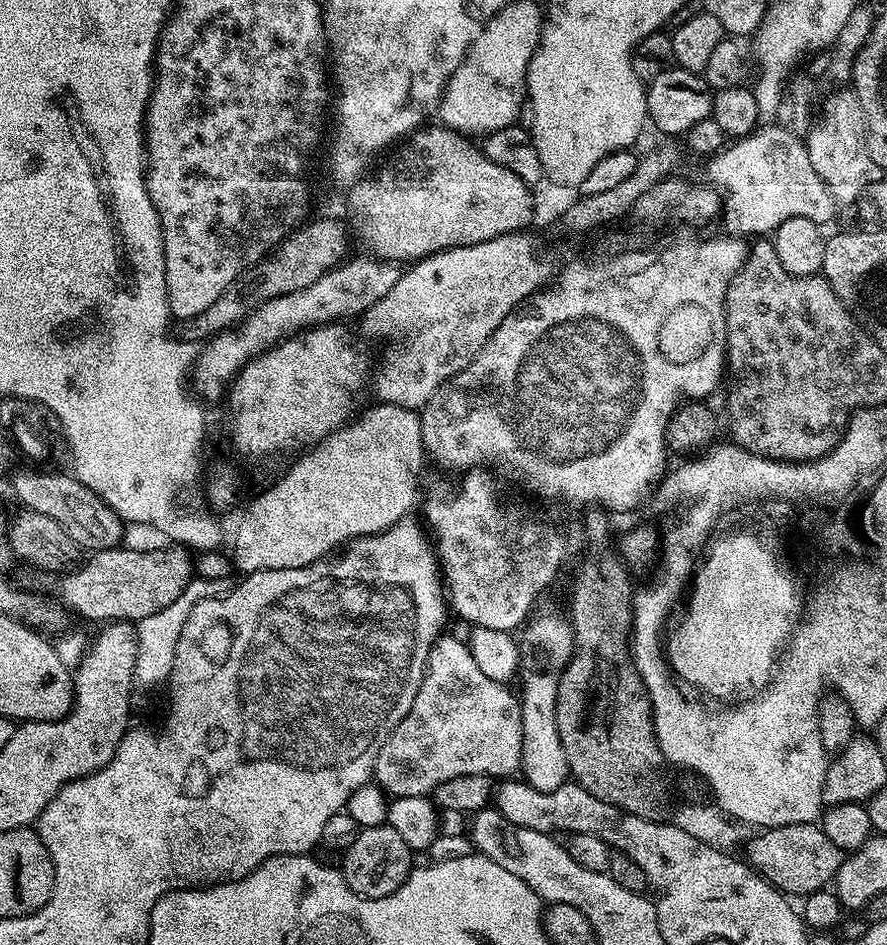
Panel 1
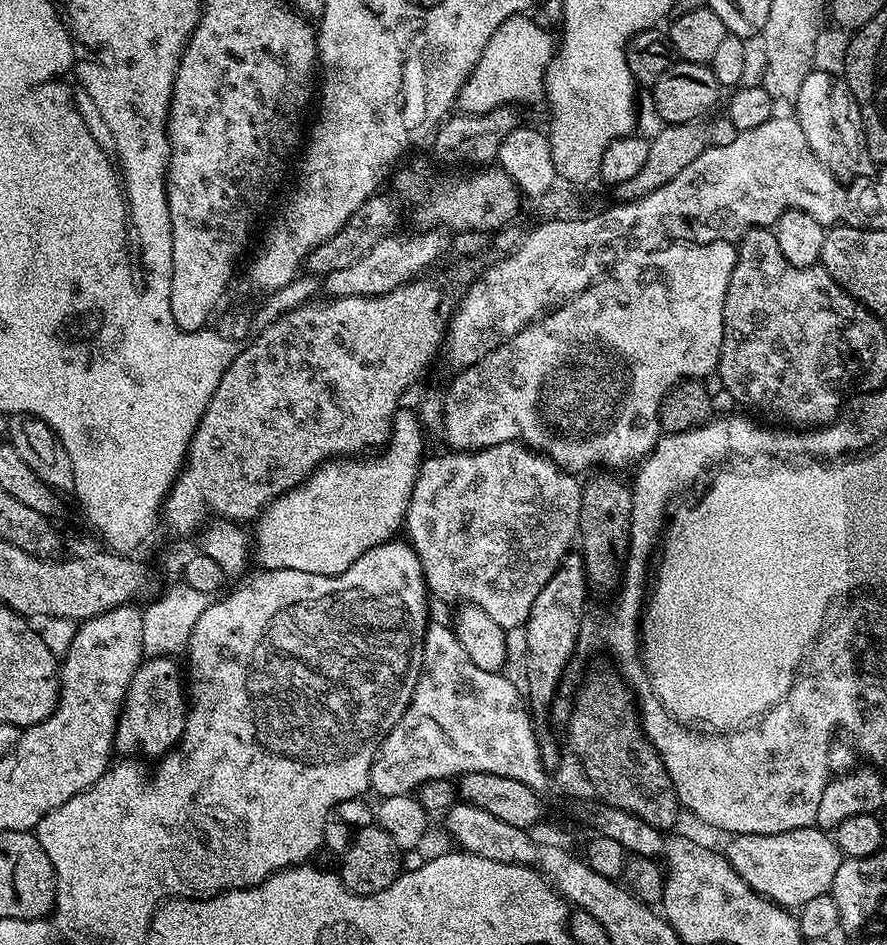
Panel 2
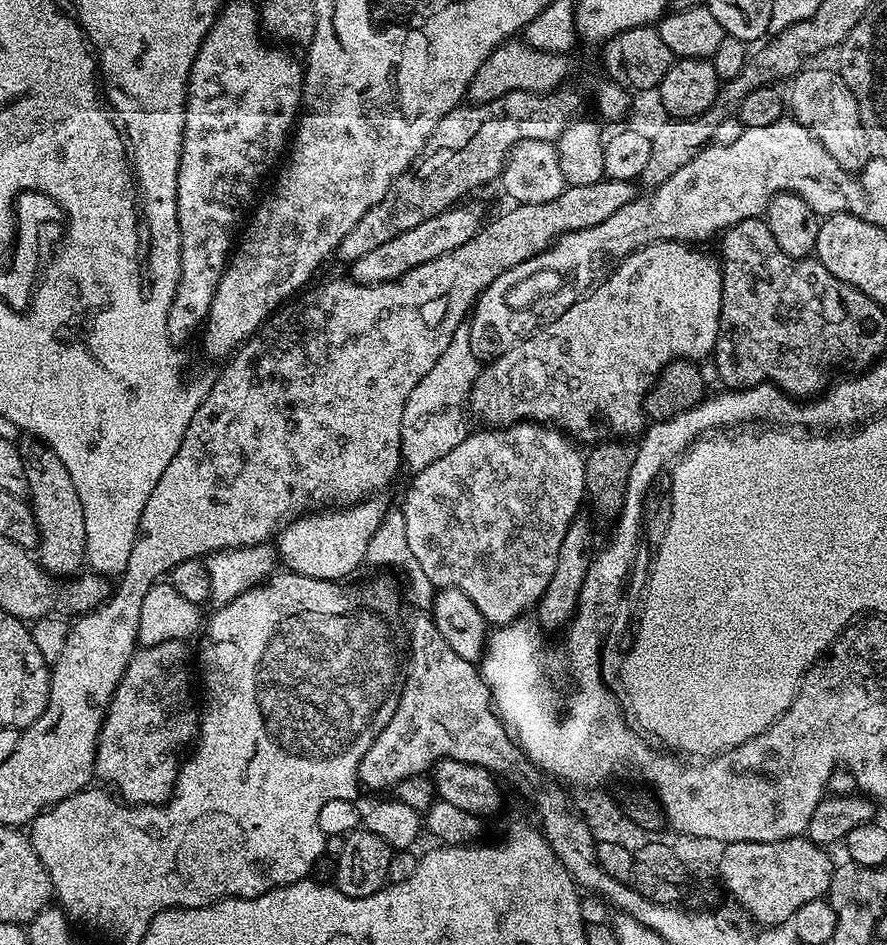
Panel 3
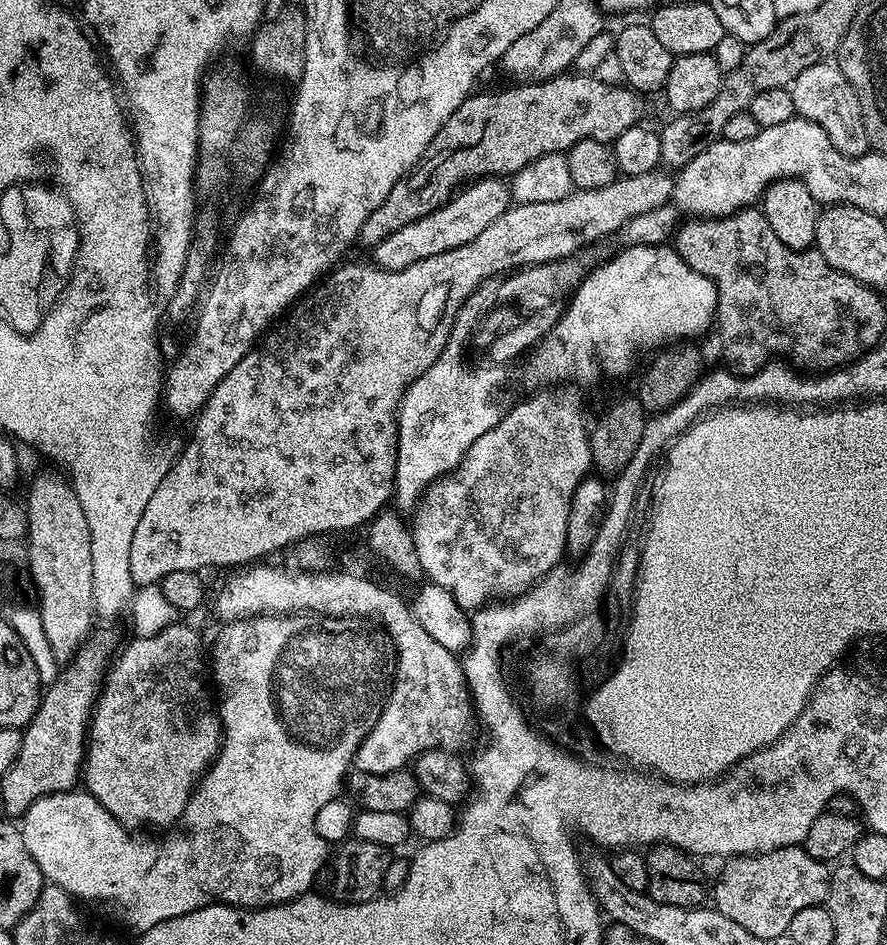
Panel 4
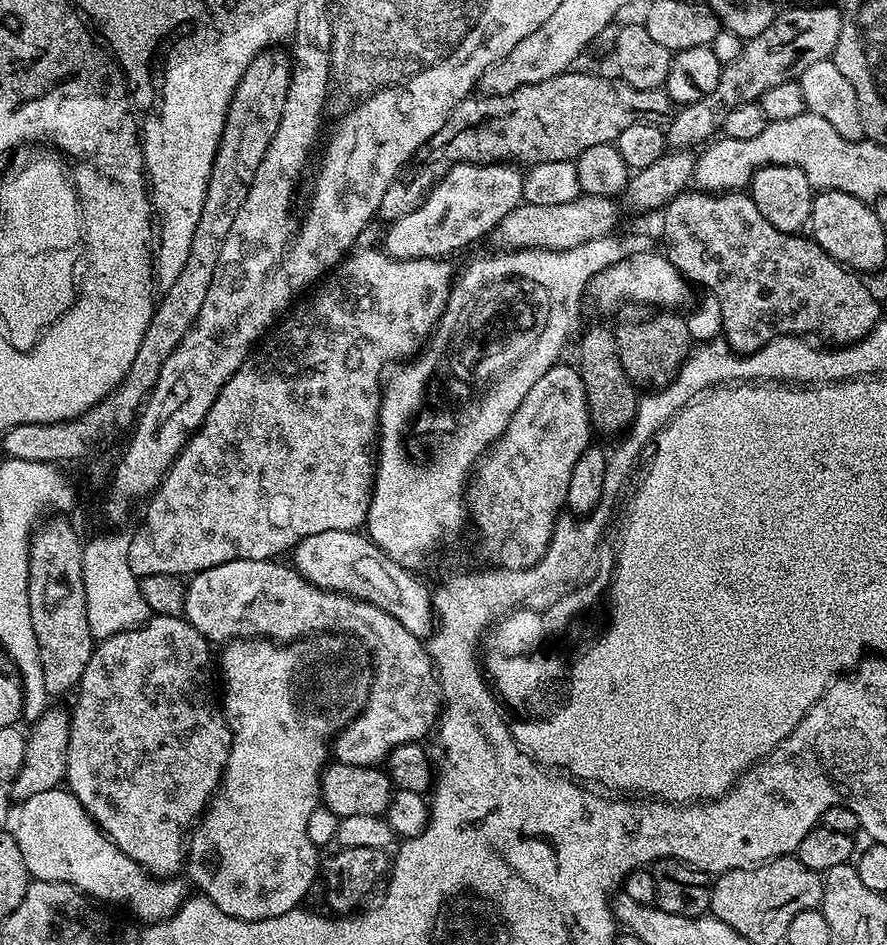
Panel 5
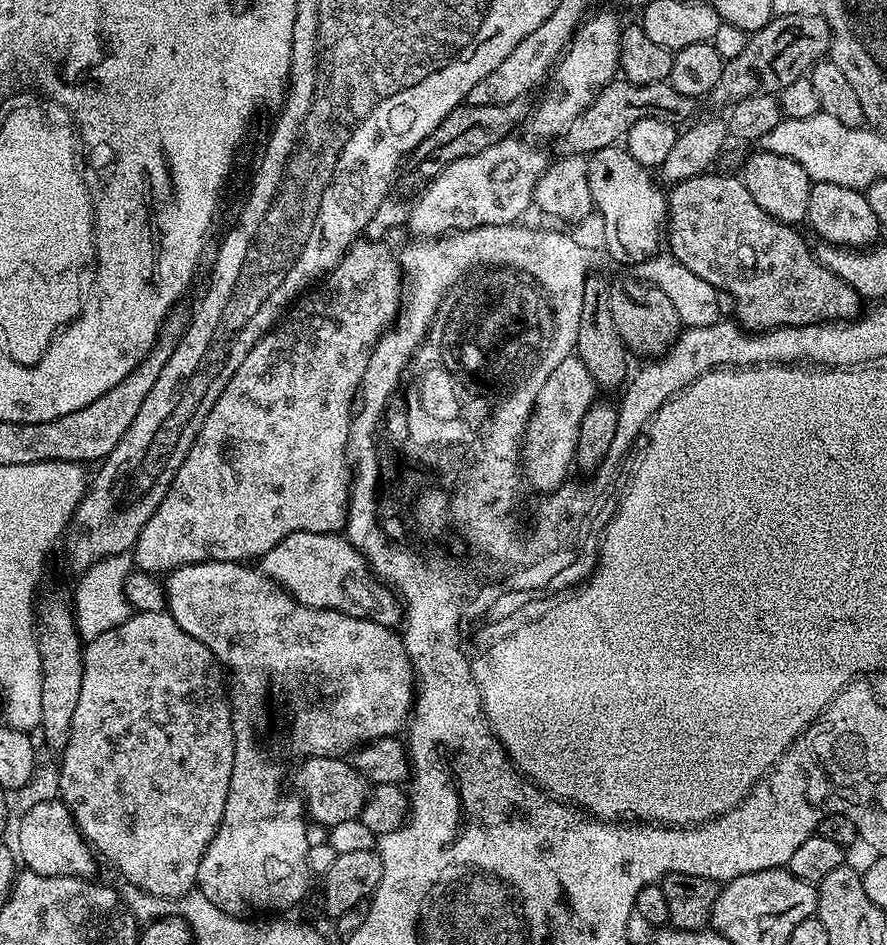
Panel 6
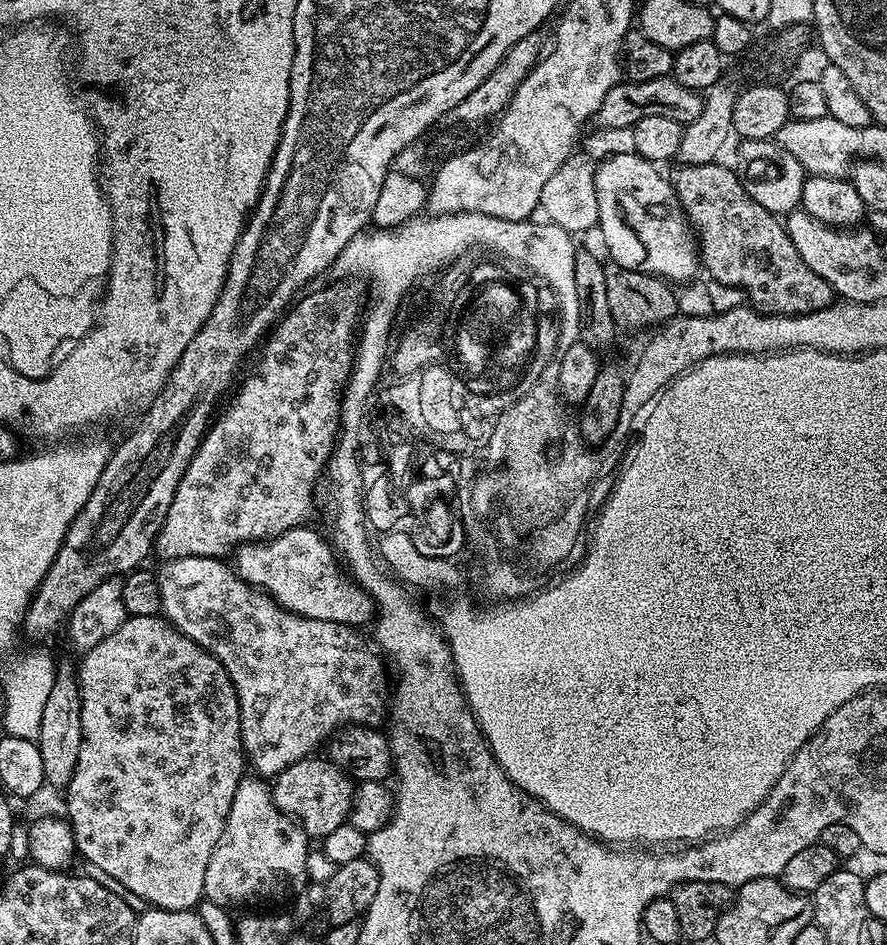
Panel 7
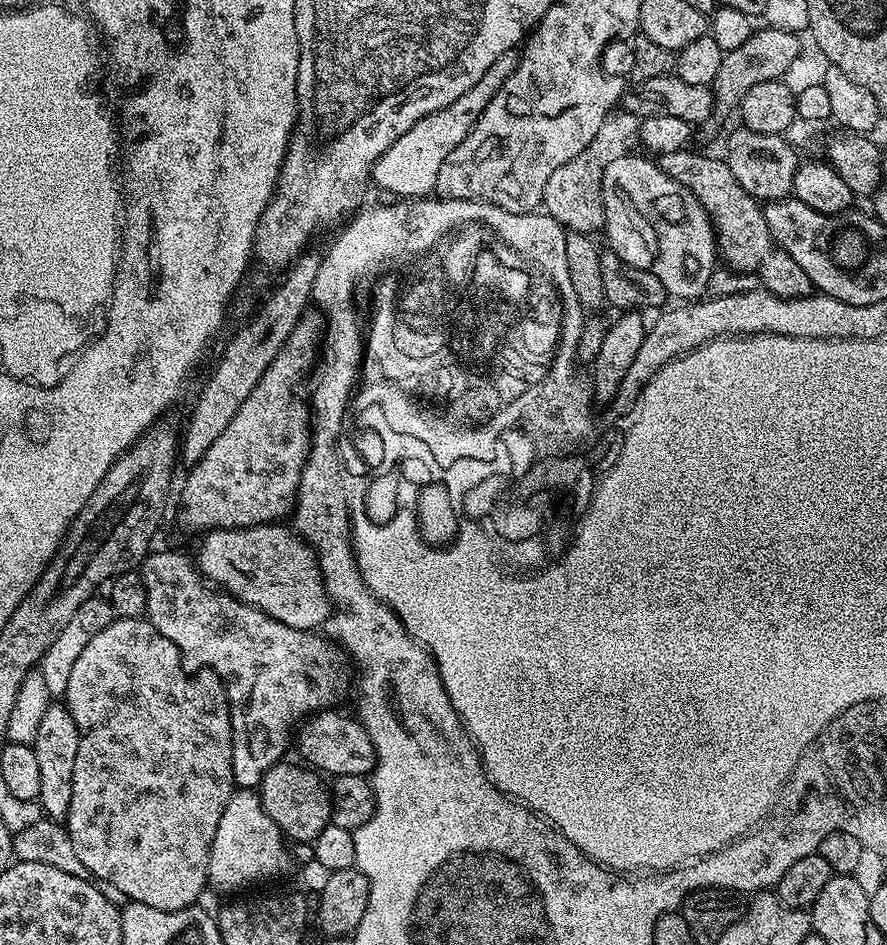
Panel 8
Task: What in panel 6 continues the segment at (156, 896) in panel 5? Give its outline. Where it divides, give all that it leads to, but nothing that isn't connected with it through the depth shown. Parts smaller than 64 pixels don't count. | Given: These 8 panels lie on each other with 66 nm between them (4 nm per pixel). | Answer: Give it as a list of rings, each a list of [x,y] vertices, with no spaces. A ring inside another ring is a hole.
[[[56,798],[40,800],[25,810],[24,817],[20,820],[20,829],[16,832],[16,844],[23,867],[43,876],[88,878],[93,875],[92,871],[96,868],[97,861],[94,859],[93,849],[81,834],[75,817],[72,816],[67,804]]]

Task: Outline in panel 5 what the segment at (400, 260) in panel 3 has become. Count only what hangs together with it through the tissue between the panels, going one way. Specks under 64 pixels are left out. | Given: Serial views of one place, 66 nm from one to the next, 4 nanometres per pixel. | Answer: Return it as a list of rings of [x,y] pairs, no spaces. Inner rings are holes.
[[[515,163],[498,164],[456,164],[443,178],[432,187],[427,198],[418,206],[418,210],[410,210],[406,218],[398,218],[387,225],[388,233],[384,236],[383,251],[396,260],[434,260],[451,257],[451,252],[472,244],[475,240],[487,237],[516,209],[524,198],[524,172]]]

